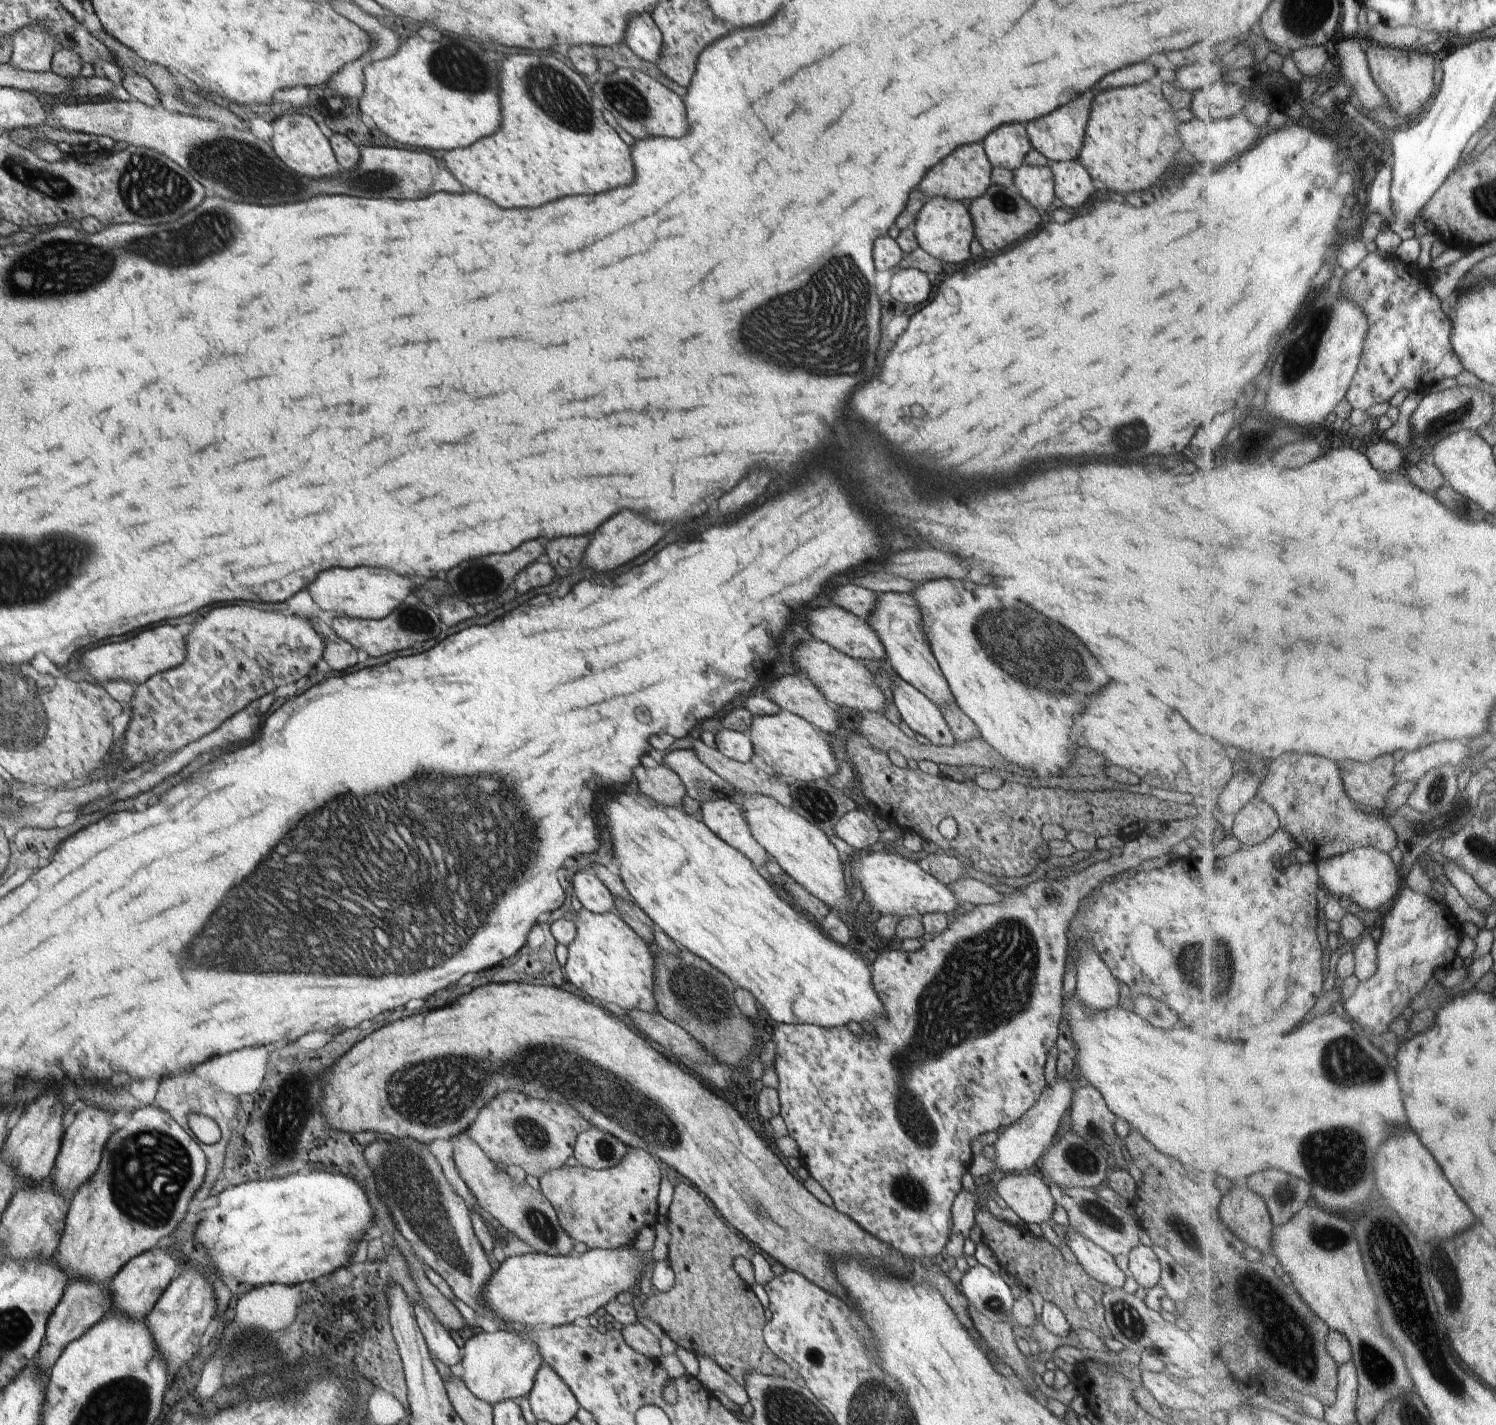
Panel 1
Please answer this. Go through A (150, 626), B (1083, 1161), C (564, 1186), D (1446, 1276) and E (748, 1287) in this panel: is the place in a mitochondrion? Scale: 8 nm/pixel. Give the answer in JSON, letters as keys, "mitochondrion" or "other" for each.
{"A":"other","B":"mitochondrion","C":"other","D":"mitochondrion","E":"other"}

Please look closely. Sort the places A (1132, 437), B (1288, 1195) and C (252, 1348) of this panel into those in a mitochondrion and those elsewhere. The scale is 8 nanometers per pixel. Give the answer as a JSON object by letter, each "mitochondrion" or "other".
{"A":"mitochondrion","B":"mitochondrion","C":"mitochondrion"}

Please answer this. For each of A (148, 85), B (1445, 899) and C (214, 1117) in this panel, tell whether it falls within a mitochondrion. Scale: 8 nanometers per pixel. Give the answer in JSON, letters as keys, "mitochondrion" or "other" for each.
{"A":"other","B":"other","C":"other"}

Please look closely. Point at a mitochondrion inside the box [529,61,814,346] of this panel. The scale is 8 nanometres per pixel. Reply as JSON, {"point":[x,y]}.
{"point":[624,97]}

